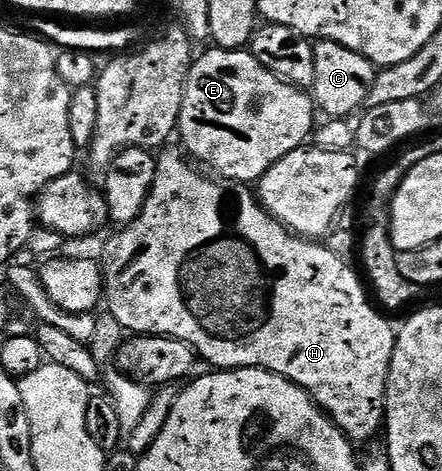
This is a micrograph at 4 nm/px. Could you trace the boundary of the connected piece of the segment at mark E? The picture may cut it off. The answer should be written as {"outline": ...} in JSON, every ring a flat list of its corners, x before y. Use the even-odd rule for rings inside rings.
{"outline":[[216,46,210,49,210,52,205,52,202,56,200,53,189,70,179,121,180,143,194,161,202,160,203,163,210,164,215,171,226,176,226,181,260,181,265,172,275,166,275,162,302,147,308,141,305,140,308,136,310,139,315,128,315,101,306,89,296,88,294,84,288,84,271,74,271,70,264,68,255,59,252,51],[209,124,214,124,225,132,209,132]]}

